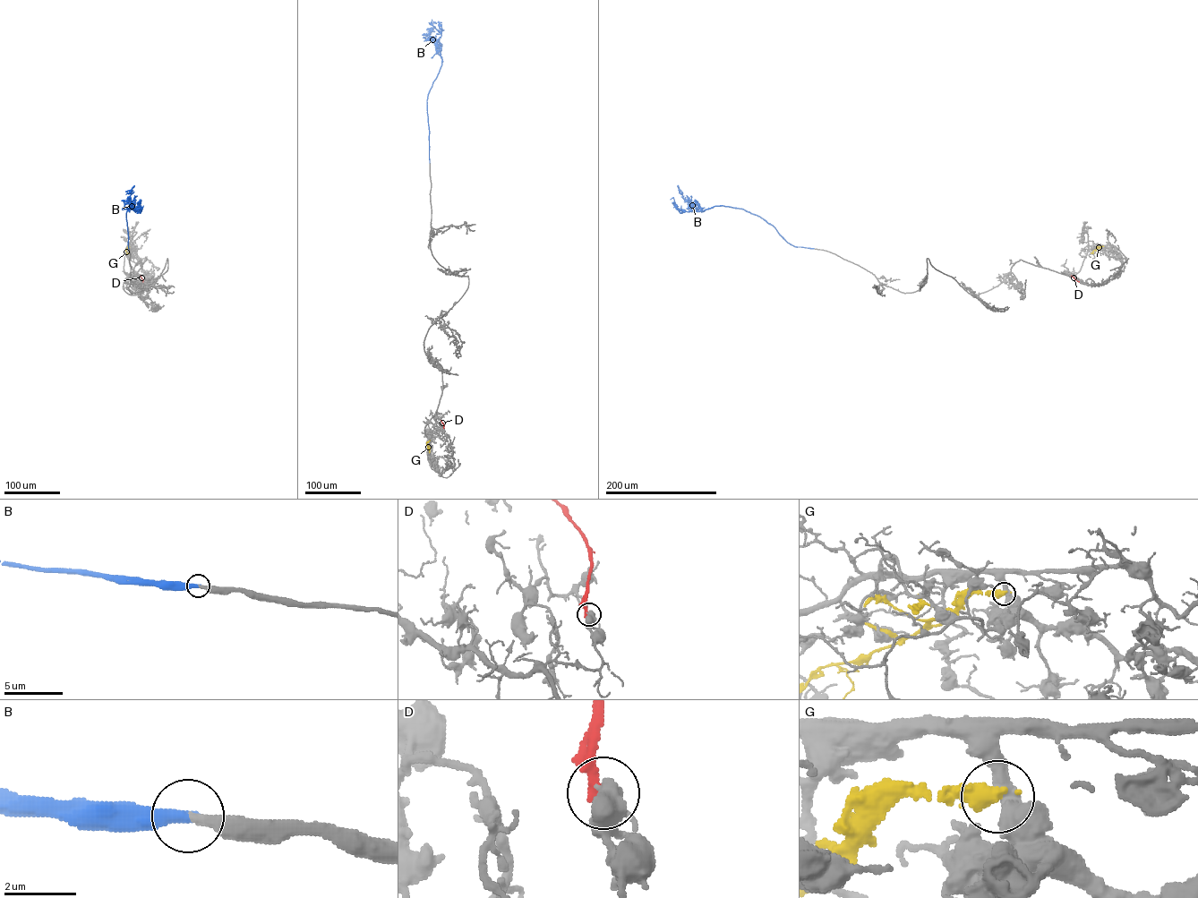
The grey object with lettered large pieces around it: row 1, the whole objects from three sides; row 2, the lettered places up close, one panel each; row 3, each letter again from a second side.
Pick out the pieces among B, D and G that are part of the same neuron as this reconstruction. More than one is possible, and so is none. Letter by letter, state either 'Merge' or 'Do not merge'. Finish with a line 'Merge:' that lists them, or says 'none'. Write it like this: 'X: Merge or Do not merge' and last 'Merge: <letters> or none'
B: Merge
D: Do not merge
G: Do not merge
Merge: B

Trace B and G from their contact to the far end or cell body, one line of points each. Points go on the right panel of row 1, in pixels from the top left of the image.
B: (814, 248), (791, 244), (772, 225), (743, 209), (717, 206), (686, 211), (679, 209), (673, 199), (671, 199)
G: (1103, 246), (1091, 252)

